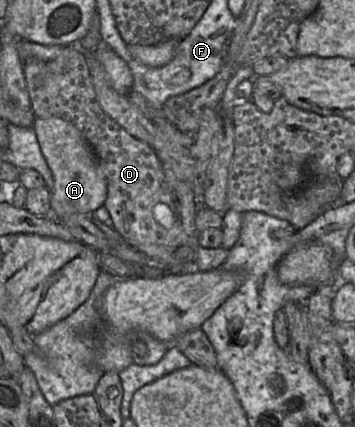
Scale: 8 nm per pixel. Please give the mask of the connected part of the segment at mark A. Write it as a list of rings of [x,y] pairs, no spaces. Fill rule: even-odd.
[[[57,117],[36,118],[32,128],[53,178],[50,209],[46,214],[48,219],[60,222],[71,214],[91,214],[102,207],[107,198],[107,182],[90,145],[79,130]]]

